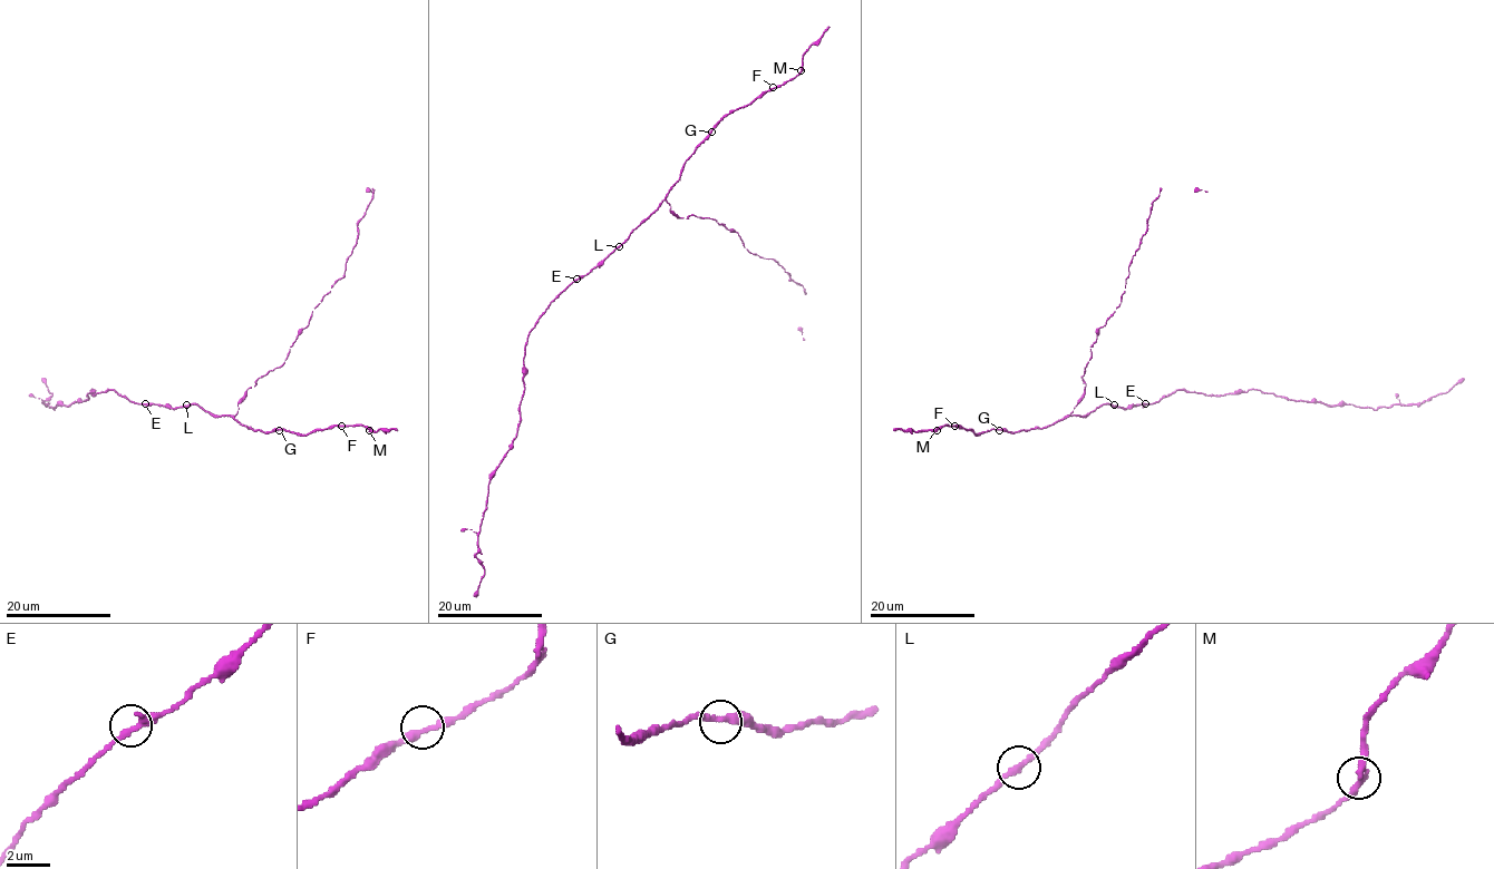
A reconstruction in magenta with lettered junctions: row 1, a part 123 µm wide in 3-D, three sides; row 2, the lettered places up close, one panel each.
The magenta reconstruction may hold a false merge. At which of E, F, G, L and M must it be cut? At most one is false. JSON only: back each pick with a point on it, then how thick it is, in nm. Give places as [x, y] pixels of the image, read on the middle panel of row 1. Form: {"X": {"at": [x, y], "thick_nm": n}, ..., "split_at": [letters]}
{"split_at": []}

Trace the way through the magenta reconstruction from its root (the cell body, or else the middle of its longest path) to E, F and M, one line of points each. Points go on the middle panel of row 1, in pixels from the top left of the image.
E: (620, 245), (589, 273), (576, 279)
F: (620, 245), (657, 208), (679, 178), (685, 160), (707, 135), (726, 116), (750, 105), (773, 87)
M: (620, 245), (657, 208), (679, 178), (685, 160), (726, 116), (786, 84), (801, 70)

